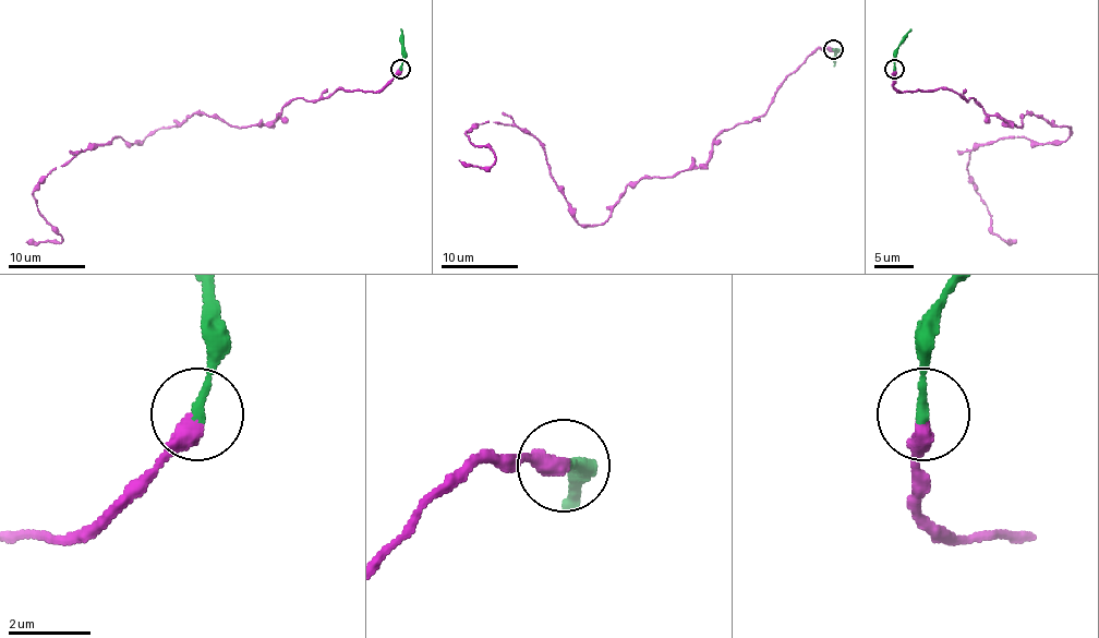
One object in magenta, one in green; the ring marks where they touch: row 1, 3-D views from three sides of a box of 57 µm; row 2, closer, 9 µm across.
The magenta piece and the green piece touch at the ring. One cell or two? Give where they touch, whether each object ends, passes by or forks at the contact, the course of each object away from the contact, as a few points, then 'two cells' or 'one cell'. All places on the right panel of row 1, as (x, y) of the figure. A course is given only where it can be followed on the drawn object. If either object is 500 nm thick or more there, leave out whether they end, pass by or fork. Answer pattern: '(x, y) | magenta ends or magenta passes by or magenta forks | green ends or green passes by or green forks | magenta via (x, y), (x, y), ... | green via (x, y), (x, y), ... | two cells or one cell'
(894, 69) | magenta ends | green ends | magenta via (894, 68), (900, 91), (940, 87), (1019, 128), (1027, 115), (1070, 128), (1064, 141), (969, 153), (1004, 242) | green via (894, 68), (894, 50), (912, 29) | two cells

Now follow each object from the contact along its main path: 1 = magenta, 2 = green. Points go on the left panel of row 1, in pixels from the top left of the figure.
1: (400, 68), (377, 91), (292, 98), (270, 124), (191, 115), (97, 143), (33, 193), (62, 240), (25, 242)
2: (400, 68), (400, 29)

